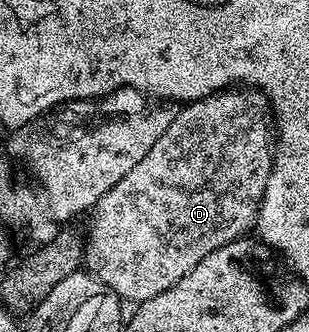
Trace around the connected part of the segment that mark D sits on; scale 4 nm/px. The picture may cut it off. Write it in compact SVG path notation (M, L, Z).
M253 87L223 91L203 101L183 104L172 119L172 127L108 195L94 206L90 235L85 238L84 265L91 277L104 283L123 302L141 303L168 291L200 259L220 247L245 238L255 228L258 208L274 165L272 110L266 96Z

